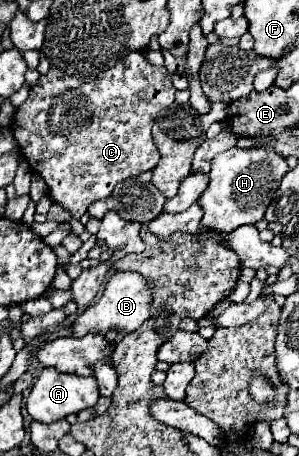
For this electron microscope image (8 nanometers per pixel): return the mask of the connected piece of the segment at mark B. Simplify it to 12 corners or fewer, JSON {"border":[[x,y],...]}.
{"border":[[114,273],[96,305],[80,313],[74,337],[136,331],[152,305],[152,283]]}

